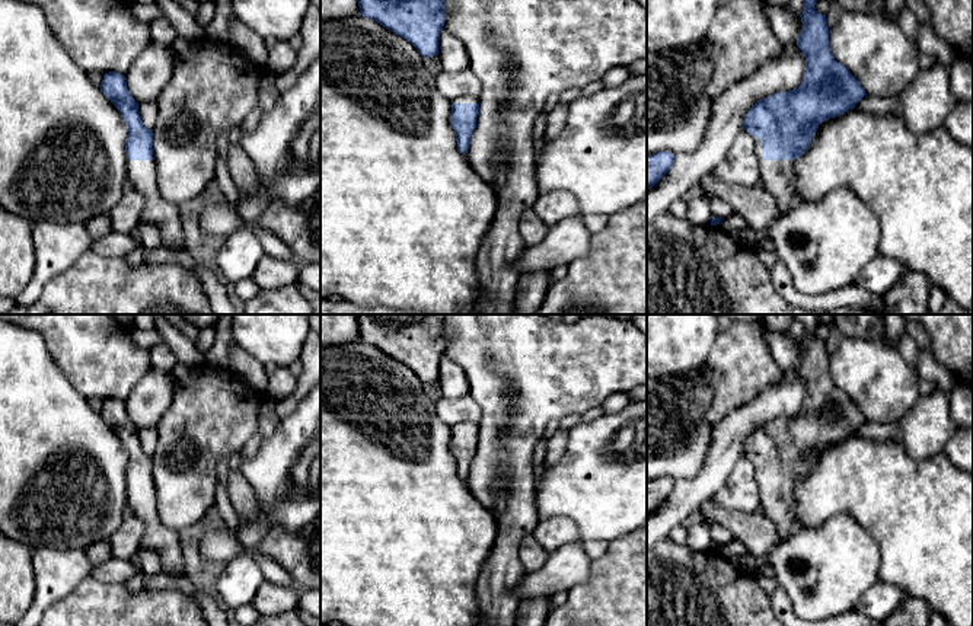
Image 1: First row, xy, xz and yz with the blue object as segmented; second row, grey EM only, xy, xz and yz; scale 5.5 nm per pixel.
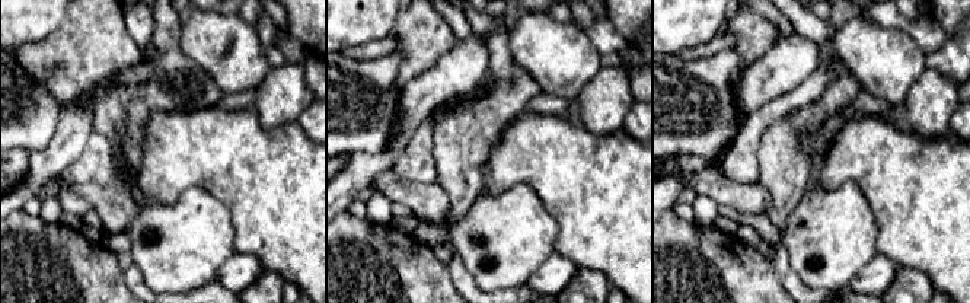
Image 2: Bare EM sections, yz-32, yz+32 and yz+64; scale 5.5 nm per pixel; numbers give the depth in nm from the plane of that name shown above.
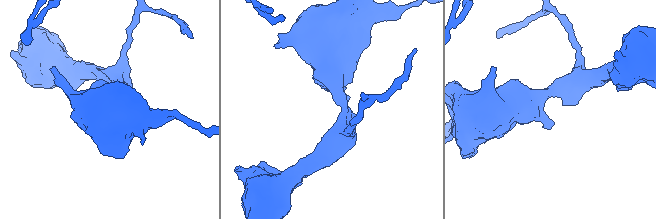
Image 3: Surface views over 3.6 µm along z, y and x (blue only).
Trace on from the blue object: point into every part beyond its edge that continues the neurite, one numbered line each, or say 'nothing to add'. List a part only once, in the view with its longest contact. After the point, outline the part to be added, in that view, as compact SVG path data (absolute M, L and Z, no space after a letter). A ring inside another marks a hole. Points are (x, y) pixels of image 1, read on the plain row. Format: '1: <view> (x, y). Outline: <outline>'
1: yz (777, 501). Outline: M753 463L760 508L772 520L779 539L784 542L797 528L794 512L794 486L763 486L762 470L757 463Z

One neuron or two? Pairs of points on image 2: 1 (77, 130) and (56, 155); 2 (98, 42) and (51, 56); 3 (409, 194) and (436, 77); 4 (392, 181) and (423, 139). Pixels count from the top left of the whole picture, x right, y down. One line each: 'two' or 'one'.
1: one
2: one
3: two
4: two

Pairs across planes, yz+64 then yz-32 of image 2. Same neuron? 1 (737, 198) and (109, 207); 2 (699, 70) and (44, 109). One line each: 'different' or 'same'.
1: same
2: same

